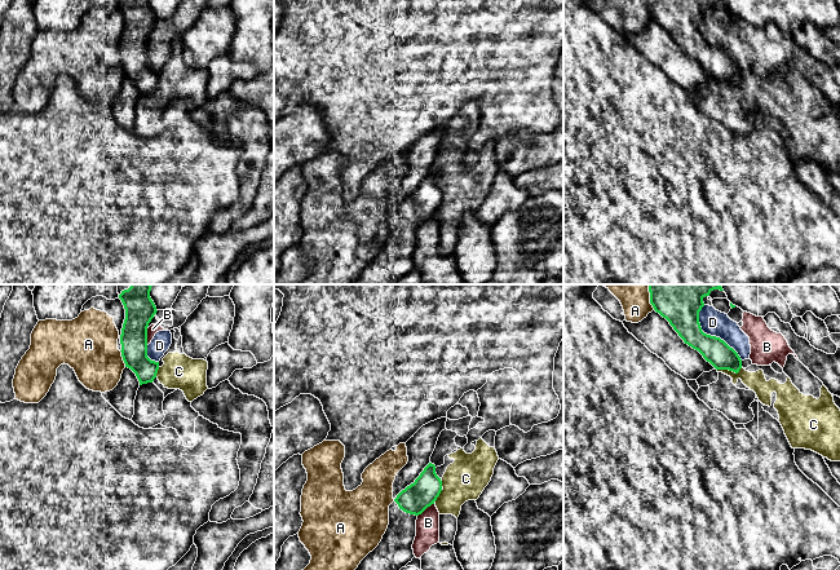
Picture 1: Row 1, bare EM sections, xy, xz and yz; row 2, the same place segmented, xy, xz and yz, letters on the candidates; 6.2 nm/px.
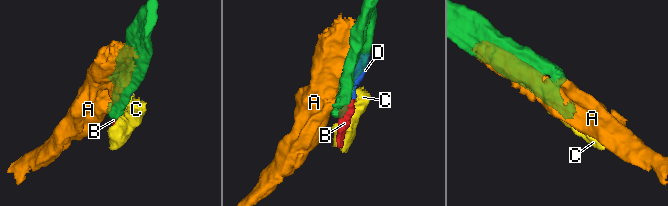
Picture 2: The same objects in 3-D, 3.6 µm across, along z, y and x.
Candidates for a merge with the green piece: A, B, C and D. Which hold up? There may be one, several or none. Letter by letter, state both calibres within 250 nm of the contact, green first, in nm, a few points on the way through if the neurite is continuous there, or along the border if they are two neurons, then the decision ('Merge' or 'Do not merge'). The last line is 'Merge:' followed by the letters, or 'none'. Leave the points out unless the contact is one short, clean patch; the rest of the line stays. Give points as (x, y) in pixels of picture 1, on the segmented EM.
A: Thickness 170 nm (green) against 360 nm. Do not merge
B: Thickness 190 nm (green) against 60 nm. Do not merge
C: Thickness 160 nm (green) against 120 nm. Do not merge
D: Thickness 240 nm (green) against 160 nm. Do not merge
Merge: none

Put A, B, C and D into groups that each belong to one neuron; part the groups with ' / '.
A / B D / C

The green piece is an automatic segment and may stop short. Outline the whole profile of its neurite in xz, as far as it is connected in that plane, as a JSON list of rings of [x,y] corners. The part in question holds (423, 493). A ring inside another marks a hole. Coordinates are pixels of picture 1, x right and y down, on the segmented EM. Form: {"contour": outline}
{"contour": [[[429,463],[389,505],[389,525],[381,542],[355,570],[401,570],[411,562],[415,557],[412,544],[417,516],[434,504],[441,491],[442,481],[436,465]]]}

